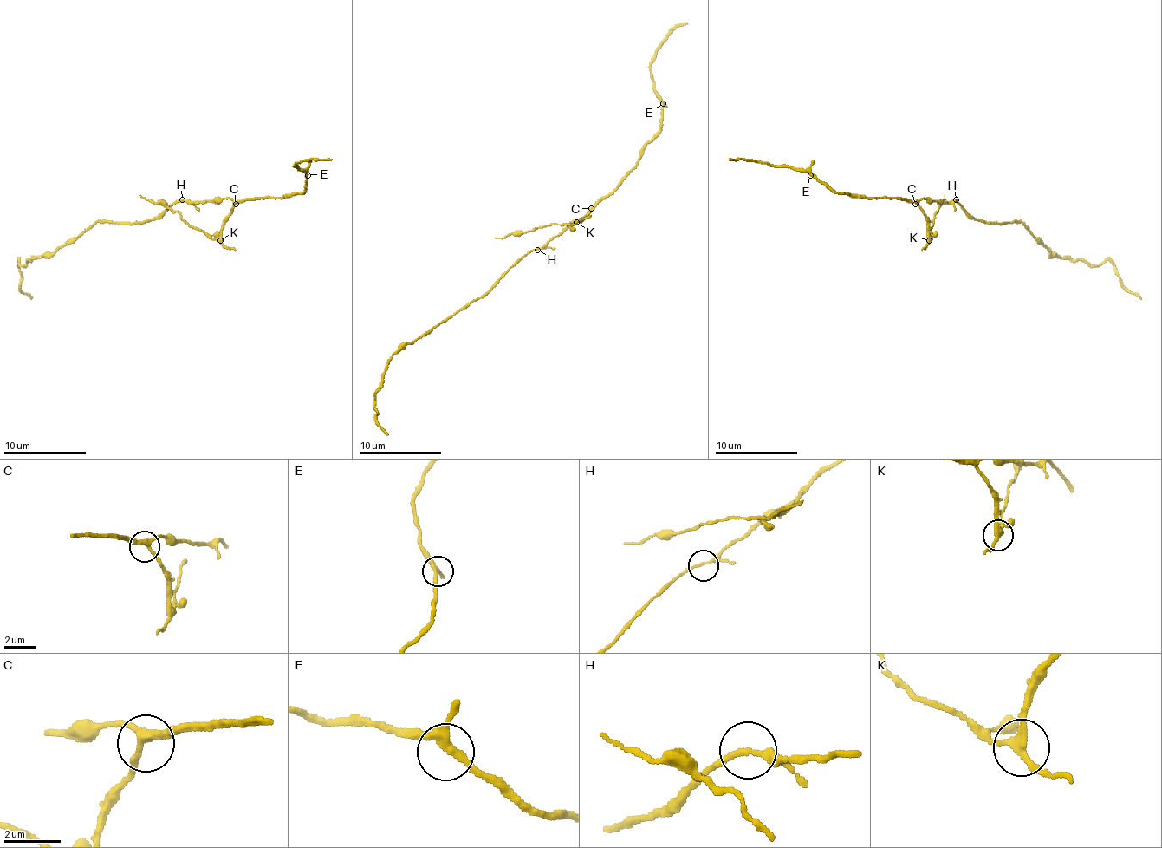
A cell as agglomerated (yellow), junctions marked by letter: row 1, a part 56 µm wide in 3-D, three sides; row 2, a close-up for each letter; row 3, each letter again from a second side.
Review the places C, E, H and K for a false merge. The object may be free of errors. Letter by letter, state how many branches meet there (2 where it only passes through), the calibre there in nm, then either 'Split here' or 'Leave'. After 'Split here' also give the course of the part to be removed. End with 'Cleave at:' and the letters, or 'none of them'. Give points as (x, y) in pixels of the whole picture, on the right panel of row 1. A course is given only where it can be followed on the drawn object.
C: Branches: 3. Thickness 260 nm. Leave
E: Branches: 3. Thickness 240 nm. Leave
H: Branches: 2. Thickness 190 nm. Leave
K: Branches: 3. Thickness 240 nm. Split here. Course of the part to remove: (929, 241), (931, 225), (944, 195)
Cleave at: K

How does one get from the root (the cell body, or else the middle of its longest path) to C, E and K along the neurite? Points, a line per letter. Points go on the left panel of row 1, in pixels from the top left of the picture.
C: (182, 202), (221, 202), (229, 198), (236, 204)
E: (182, 202), (221, 202), (225, 198), (288, 198), (303, 192), (308, 175)
K: (182, 202), (221, 202), (225, 198), (231, 199), (233, 208), (221, 231), (221, 241)

